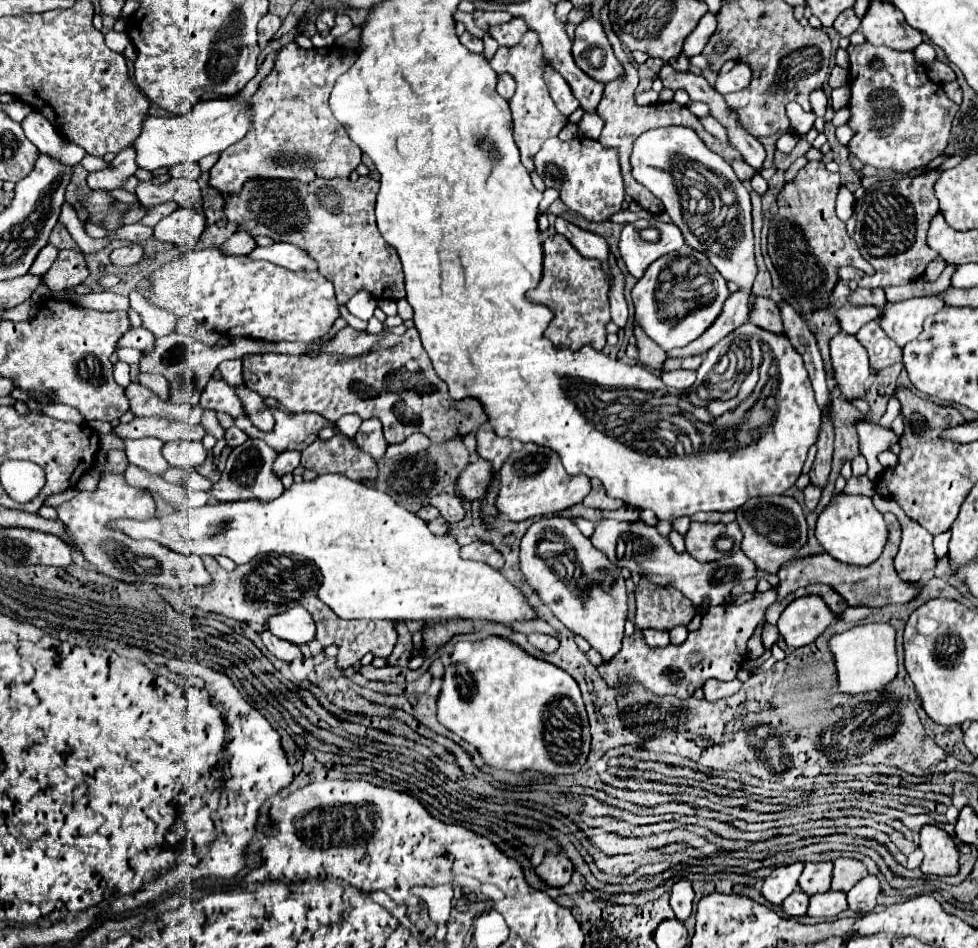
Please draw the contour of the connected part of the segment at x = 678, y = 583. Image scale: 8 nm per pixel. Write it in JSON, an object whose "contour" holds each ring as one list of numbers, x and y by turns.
{"contour":[[602,520,596,526,592,544,600,552,604,552,612,564,644,574,648,580,660,586,672,586,680,590,686,598,692,600,696,608,726,604,730,600,730,590,742,580,746,580,748,576,756,576,758,572,756,564,742,550,718,562,708,562,708,564,696,562,688,552,676,554,672,544,666,538,662,538,656,528,646,526,644,522,628,524,628,522,618,522,618,520]]}

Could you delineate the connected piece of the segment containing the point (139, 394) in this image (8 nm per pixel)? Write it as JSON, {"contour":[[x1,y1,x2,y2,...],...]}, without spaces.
{"contour":[[130,384,126,388,126,396,130,400,130,412,134,416,158,416,158,418,168,418,168,420,178,420,178,422,192,422,200,424,202,418,202,408,192,406,192,404,172,404,160,400,150,388,142,384]]}

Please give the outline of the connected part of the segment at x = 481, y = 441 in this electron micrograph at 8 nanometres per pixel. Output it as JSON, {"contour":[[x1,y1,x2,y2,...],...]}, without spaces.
{"contour":[[480,428,478,430,478,454,480,458,488,460,492,464,492,472,498,474,504,460,510,456,512,446,508,438,496,438,492,428]]}

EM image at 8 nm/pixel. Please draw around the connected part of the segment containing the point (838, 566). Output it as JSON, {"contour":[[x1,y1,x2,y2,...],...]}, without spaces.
{"contour":[[892,512,884,514,884,520,890,528,890,540,888,546,884,548,882,558,876,560,876,564,872,566,848,566,844,562,836,562,830,554,814,554,814,556,804,556,804,558,794,558,790,562,786,562,780,572,780,588,778,588,778,600,782,602,788,594,796,592,802,586,808,584,826,584,832,590,836,590,846,602,848,606,870,606,870,608,882,608,888,604,904,604,910,602,916,596,918,584,910,584,910,582,902,582,900,576,894,570,894,556,898,552,900,546,900,522,896,520,896,516]]}

